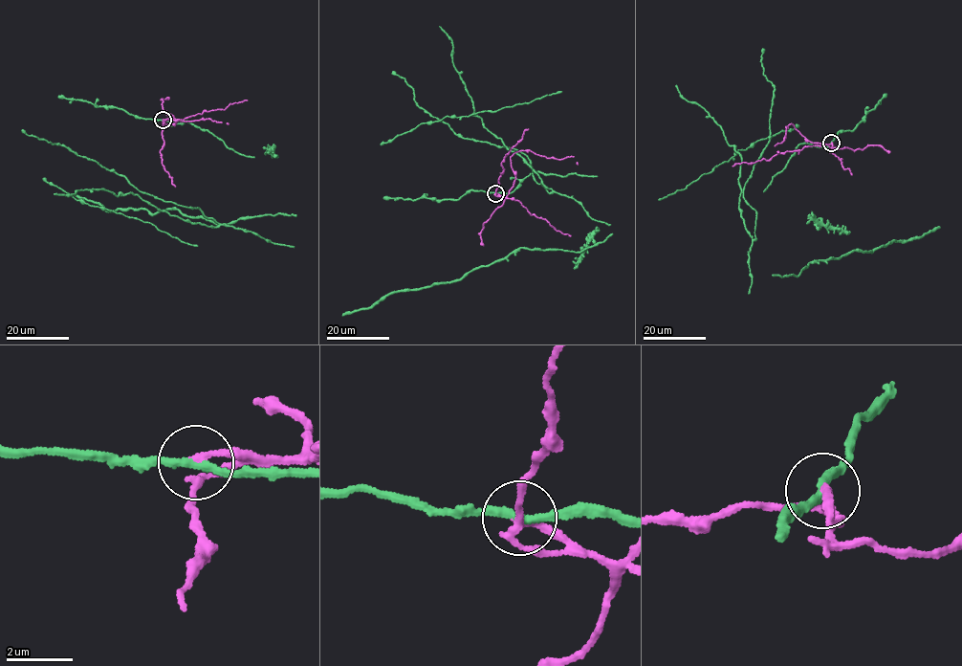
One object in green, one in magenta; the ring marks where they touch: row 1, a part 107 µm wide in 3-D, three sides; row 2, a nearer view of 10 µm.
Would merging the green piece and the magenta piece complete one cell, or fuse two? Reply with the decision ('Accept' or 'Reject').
Reject

